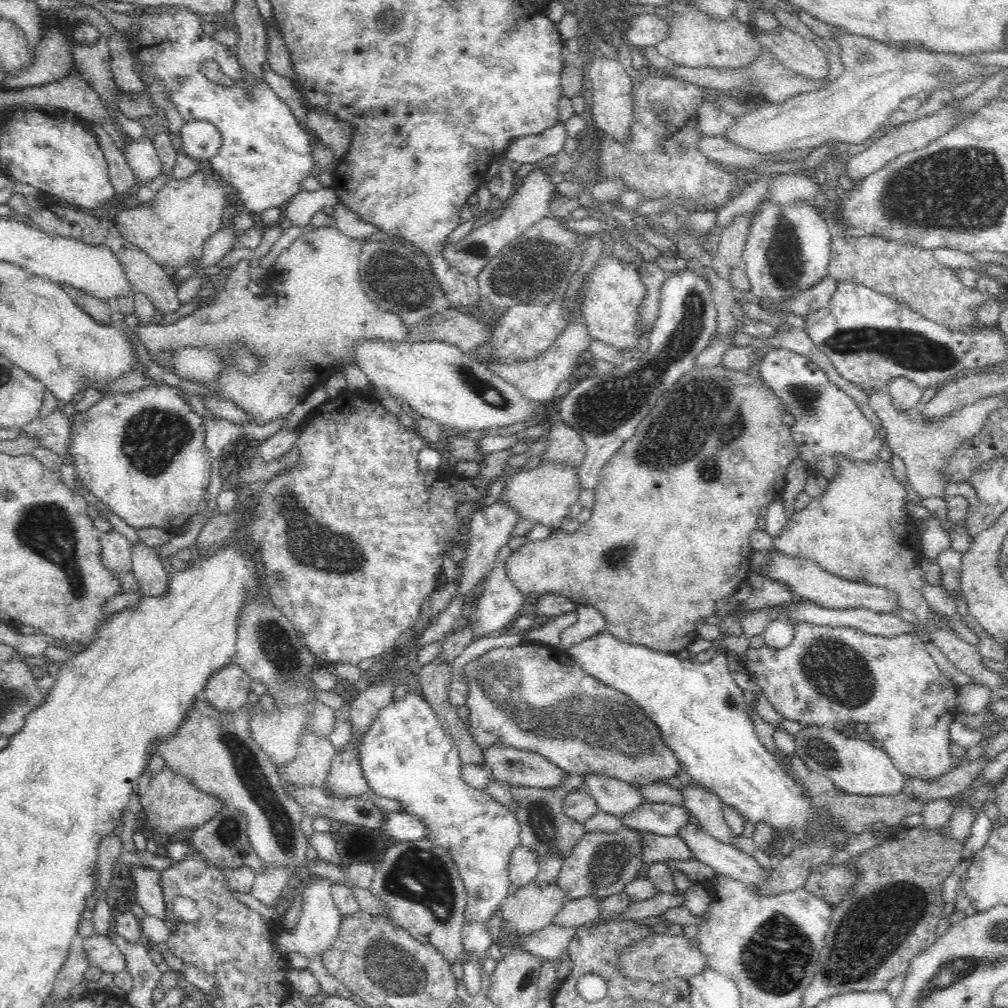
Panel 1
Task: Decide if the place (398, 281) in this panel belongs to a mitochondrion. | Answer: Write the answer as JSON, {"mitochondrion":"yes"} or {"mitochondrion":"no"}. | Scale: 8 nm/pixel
{"mitochondrion":"yes"}

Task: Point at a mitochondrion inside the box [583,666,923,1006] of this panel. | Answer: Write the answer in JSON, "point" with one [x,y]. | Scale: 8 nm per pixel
{"point":[873,930]}

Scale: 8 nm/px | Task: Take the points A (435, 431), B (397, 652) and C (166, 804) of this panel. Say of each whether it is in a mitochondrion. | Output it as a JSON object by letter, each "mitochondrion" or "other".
{"A":"other","B":"other","C":"other"}

